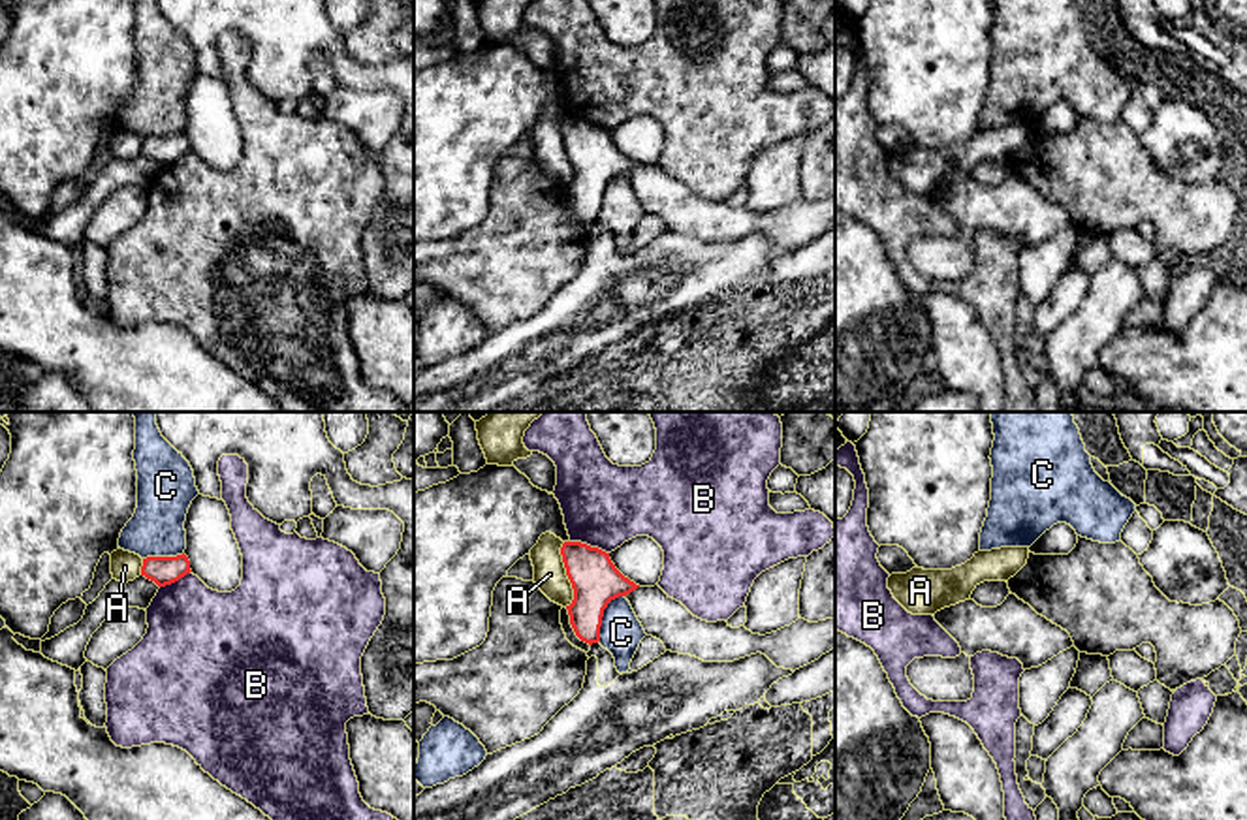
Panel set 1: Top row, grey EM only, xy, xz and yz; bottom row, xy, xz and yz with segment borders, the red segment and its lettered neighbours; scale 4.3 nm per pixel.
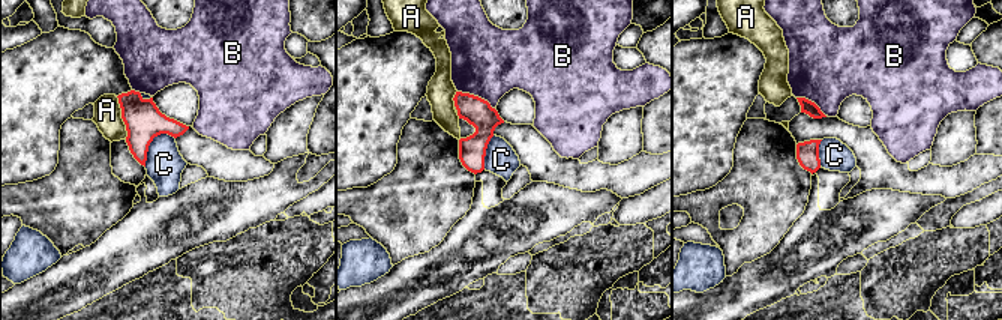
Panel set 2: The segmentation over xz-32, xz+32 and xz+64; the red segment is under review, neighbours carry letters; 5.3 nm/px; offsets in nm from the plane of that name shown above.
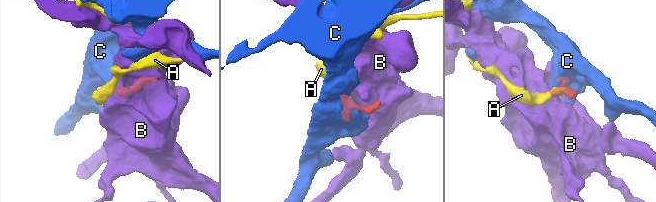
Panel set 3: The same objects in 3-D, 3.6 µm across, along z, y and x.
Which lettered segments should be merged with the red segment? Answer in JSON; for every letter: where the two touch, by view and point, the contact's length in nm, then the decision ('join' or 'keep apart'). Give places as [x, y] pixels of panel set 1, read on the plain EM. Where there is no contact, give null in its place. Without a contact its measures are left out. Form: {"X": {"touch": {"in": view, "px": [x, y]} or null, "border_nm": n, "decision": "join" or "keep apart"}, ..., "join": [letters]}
{"A": {"touch": {"in": "xz", "px": [567, 153]}, "border_nm": 280, "decision": "keep apart"}, "B": {"touch": {"in": "xz", "px": [589, 125]}, "border_nm": 180, "decision": "keep apart"}, "C": {"touch": {"in": "xz", "px": [602, 194]}, "border_nm": 240, "decision": "keep apart"}, "join": []}

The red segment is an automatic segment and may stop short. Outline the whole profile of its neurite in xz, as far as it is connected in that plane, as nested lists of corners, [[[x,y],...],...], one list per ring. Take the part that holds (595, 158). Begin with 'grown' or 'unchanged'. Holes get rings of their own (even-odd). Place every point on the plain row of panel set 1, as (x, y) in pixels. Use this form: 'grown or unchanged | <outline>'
unchanged | [[[564,120],[560,134],[574,167],[574,179],[566,184],[570,203],[581,220],[598,222],[608,182],[630,173],[639,164],[624,156],[611,141],[609,132],[598,126]]]

